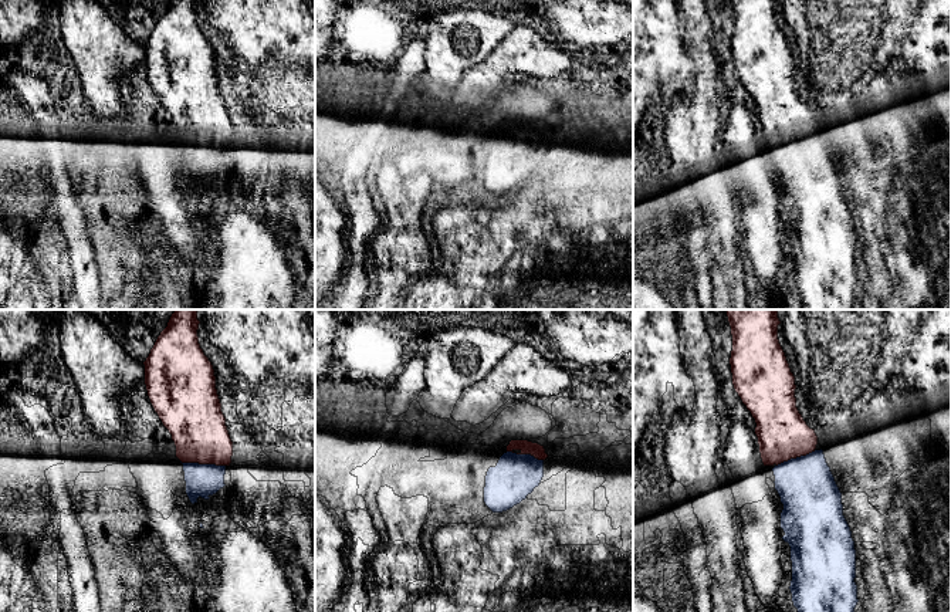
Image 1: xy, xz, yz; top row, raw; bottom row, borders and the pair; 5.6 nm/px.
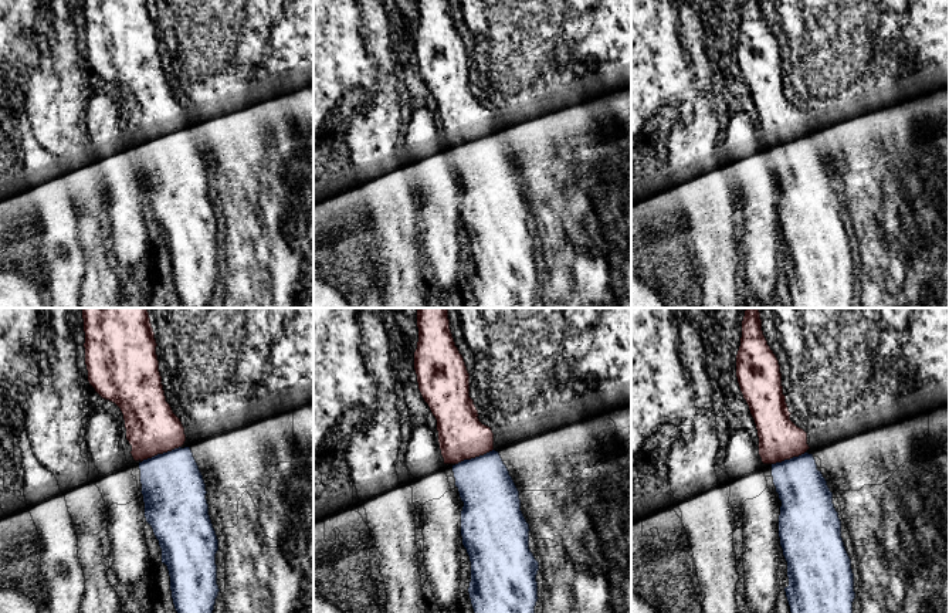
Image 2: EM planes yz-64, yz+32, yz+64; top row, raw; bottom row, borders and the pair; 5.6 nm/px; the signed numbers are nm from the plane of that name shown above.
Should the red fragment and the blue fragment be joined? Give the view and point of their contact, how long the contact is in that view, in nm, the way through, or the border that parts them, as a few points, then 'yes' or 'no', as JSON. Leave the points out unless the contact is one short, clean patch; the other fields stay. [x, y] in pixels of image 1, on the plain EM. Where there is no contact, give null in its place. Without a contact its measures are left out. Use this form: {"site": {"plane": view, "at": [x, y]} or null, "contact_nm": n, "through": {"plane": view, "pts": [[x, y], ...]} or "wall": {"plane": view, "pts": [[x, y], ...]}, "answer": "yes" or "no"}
{"site": {"plane": "xy", "at": [203, 145]}, "contact_nm": 260, "through": {"plane": "xy", "pts": [[198, 108], [203, 125], [203, 145], [202, 162]]}, "answer": "yes"}

